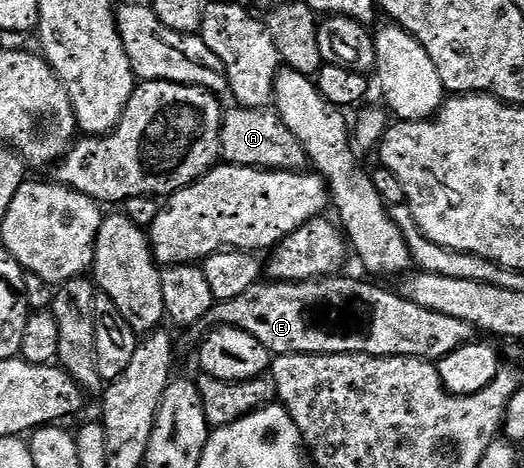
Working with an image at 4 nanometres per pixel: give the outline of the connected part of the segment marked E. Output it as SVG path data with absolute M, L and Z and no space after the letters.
M343 275L324 276L317 280L281 280L254 284L249 286L249 290L245 290L245 294L241 294L237 298L229 298L215 303L209 310L209 314L205 314L205 318L201 318L195 324L190 325L189 332L199 336L198 338L203 338L217 328L236 328L253 338L257 338L257 342L261 342L261 346L265 346L265 350L269 350L275 356L332 356L333 354L352 352L366 356L412 356L418 360L432 362L443 360L449 354L453 354L453 350L470 344L476 339L477 330L473 326L469 326L469 322L461 322L459 318L449 318L449 314L437 314L437 310L425 310L425 306L417 306L413 302L409 302L398 291L390 292L387 288L378 288L375 284L366 284L363 280L354 280L351 276Z

